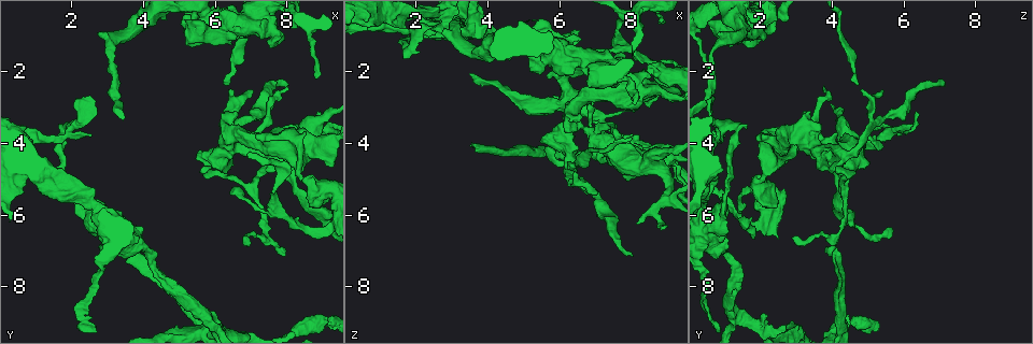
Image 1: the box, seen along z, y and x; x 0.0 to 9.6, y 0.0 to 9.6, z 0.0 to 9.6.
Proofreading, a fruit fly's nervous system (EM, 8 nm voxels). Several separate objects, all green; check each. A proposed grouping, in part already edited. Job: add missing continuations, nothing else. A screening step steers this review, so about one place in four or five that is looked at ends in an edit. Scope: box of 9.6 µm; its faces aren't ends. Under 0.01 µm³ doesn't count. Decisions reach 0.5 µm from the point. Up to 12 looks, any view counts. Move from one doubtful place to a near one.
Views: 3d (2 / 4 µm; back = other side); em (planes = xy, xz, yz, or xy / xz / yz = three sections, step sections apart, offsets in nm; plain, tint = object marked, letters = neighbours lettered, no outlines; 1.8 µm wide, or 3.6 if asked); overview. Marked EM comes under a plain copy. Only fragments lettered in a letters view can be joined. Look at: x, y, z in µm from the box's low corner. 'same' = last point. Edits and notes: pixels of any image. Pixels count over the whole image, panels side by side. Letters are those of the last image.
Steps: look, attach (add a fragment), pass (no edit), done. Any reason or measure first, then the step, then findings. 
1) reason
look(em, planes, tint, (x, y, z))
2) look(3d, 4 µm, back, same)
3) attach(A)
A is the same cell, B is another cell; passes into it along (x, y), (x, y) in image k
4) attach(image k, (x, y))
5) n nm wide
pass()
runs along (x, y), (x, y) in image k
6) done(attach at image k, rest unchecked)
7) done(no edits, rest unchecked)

look(em, planes, letters, (9.00, 6.45, 1.75))

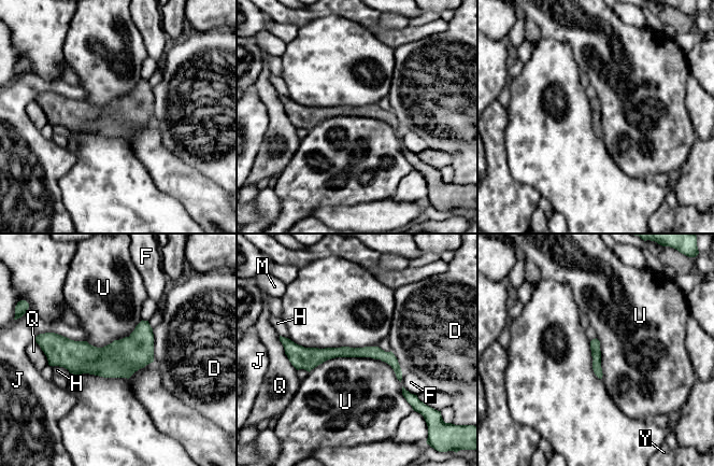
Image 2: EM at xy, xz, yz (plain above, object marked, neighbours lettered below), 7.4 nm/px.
80 nm wide
pass()
D, F, H, J, M, Q, U and Y are other cells; none of them fits

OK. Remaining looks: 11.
abrupt turn
look(3d, 2 µm, (6.55, 4.05, 3.50))

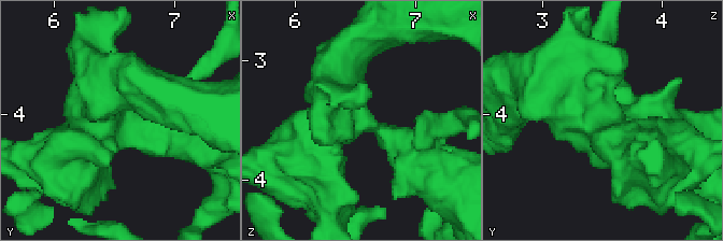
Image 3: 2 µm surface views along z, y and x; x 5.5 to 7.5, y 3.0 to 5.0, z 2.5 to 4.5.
need the tissue
look(em, planes, tint, (6.60, 4.02, 3.54))

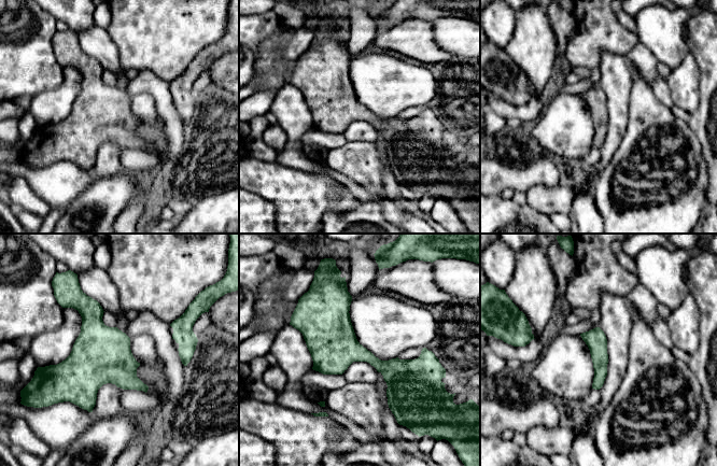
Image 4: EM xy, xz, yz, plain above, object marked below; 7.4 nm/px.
look(em, planes, letters, same)

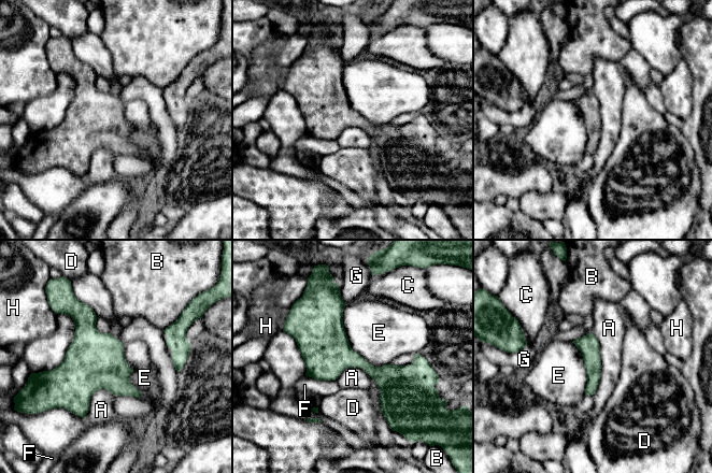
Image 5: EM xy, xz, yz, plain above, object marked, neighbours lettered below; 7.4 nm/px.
pass()
A, B, C, D, E, F, G and H are other cells; runs along (295, 333), (376, 373), (417, 366) in image 5; none of them fits

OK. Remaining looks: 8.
an open end
look(3d, 4 µm, (8.45, 3.75, 2.20))

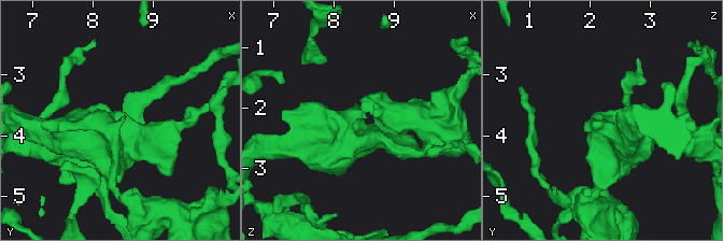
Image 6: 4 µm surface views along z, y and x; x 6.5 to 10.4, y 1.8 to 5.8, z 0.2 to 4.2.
arms of 220, 600 nm; now the EM
look(em, 3.6 µm, planes, letters, (8.50, 3.70, 2.20))

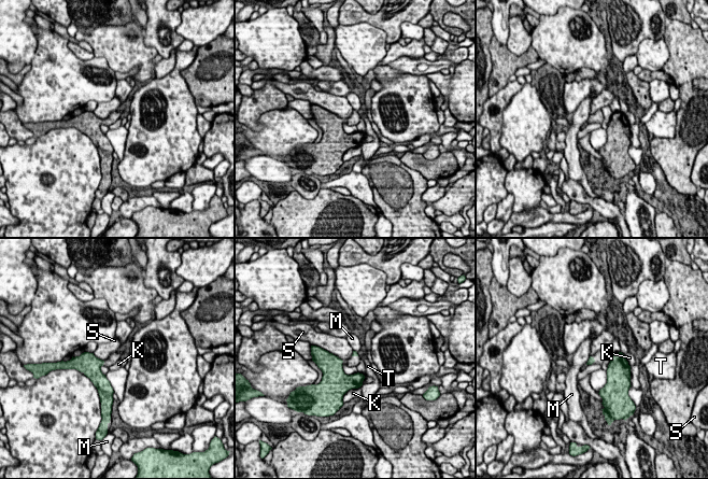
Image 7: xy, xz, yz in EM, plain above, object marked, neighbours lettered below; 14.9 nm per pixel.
S touches over 420 nm
pass()
K, M, S and T are other cells; none of them fits

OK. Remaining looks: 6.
thin end
look(3d, 4 µm, (6.45, 5.35, 1.65))

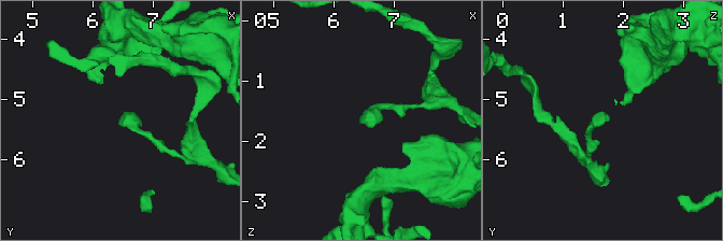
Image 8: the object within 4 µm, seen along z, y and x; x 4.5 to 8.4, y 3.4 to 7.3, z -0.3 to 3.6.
need the tissue
look(em, yz, step 4, tint, (6.50, 5.30, 1.70))

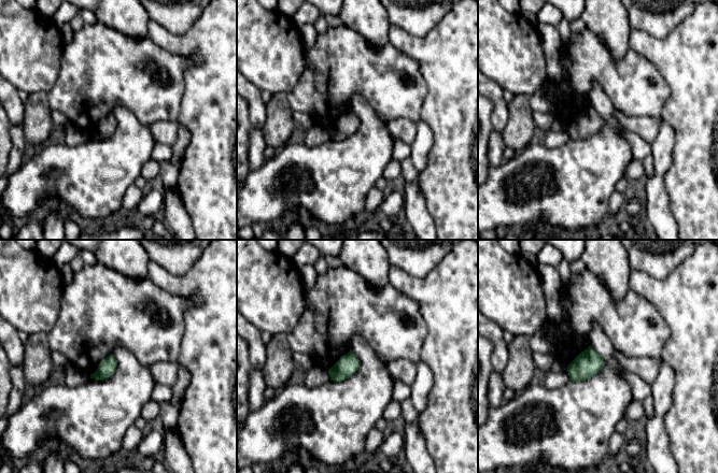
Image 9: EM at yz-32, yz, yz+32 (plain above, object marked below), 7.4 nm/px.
cut it another way
look(em, planes, letters, same)

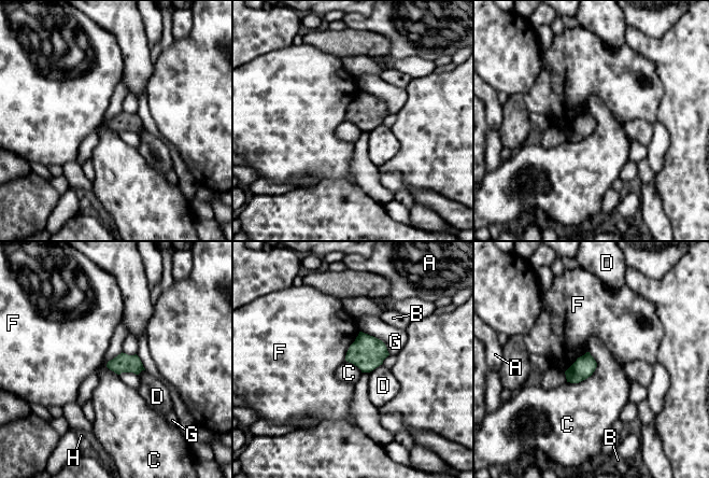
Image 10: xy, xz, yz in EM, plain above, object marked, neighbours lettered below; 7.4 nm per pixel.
C touches over 280 nm
pass()
A, B, C, D, F, G and H are other cells; border along (589, 351), (595, 370), (567, 382) in image 10; no lettered fragment goes on from it

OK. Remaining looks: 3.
thin end
look(em, planes, letters, (6.20, 2.35, 4.70))

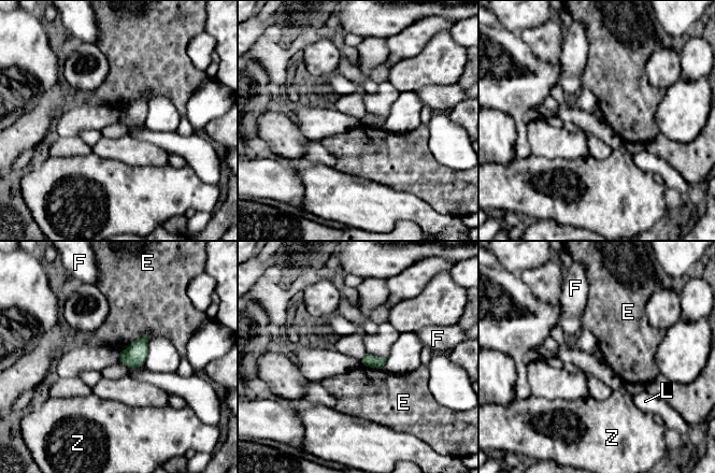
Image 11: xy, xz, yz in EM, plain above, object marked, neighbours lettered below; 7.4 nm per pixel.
pass()
E, F, L and Z are other cells; border along (148, 335), (142, 334), (120, 352) in image 11; no lettered fragment goes on from it

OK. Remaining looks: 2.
done(no edits, rest unchecked)

